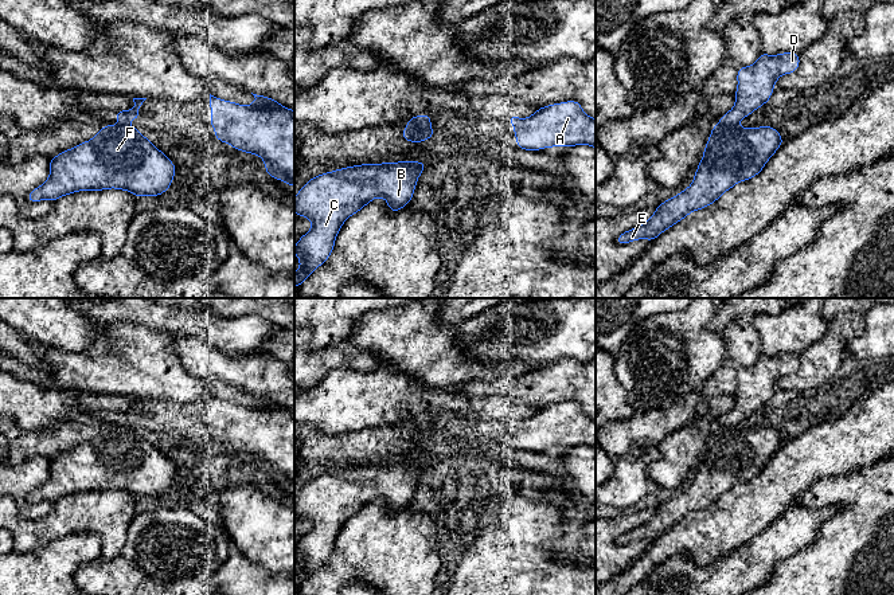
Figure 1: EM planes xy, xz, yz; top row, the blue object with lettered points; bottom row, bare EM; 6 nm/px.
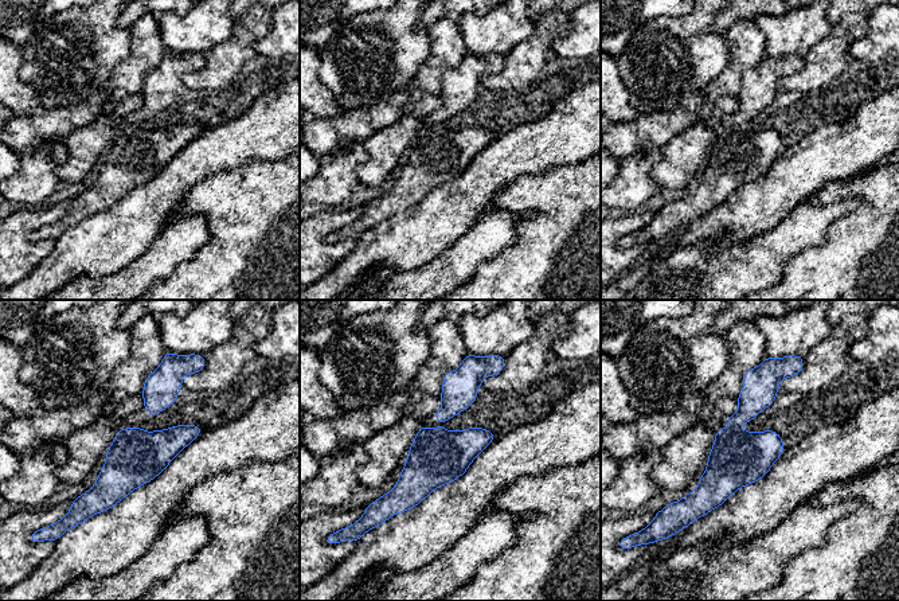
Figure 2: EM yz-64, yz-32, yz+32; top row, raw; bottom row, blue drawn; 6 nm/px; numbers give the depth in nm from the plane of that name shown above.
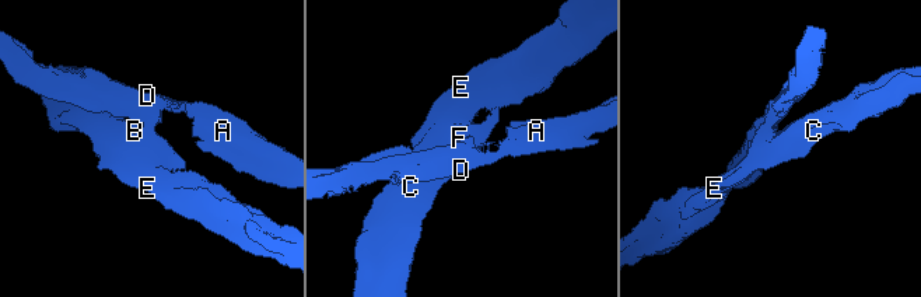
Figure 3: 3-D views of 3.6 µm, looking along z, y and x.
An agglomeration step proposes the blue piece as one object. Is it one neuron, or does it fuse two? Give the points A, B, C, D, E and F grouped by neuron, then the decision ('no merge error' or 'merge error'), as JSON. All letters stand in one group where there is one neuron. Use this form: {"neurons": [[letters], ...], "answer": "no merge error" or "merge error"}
{"neurons": [["A", "D"], ["B", "C", "E", "F"]], "answer": "merge error"}

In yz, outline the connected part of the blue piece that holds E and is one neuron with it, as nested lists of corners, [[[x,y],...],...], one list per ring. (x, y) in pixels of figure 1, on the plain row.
[[[715,424],[691,486],[659,505],[645,524],[622,533],[616,543],[652,543],[690,513],[711,506],[739,482],[757,477],[782,443],[778,431],[769,426],[741,428]]]

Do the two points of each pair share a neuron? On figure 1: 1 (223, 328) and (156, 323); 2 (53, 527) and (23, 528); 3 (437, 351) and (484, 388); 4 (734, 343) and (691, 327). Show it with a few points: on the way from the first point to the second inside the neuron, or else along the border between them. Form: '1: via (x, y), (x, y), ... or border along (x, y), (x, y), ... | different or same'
1: via (207, 325), (203, 323), (172, 323) | same
2: via (46, 528), (30, 528) | same
3: border along (471, 380), (463, 386) | different
4: border along (721, 332), (725, 359), (715, 370) | different

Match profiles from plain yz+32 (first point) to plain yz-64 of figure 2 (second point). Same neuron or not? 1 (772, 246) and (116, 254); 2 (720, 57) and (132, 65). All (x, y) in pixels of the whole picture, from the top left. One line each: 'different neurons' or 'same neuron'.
1: different neurons
2: different neurons

